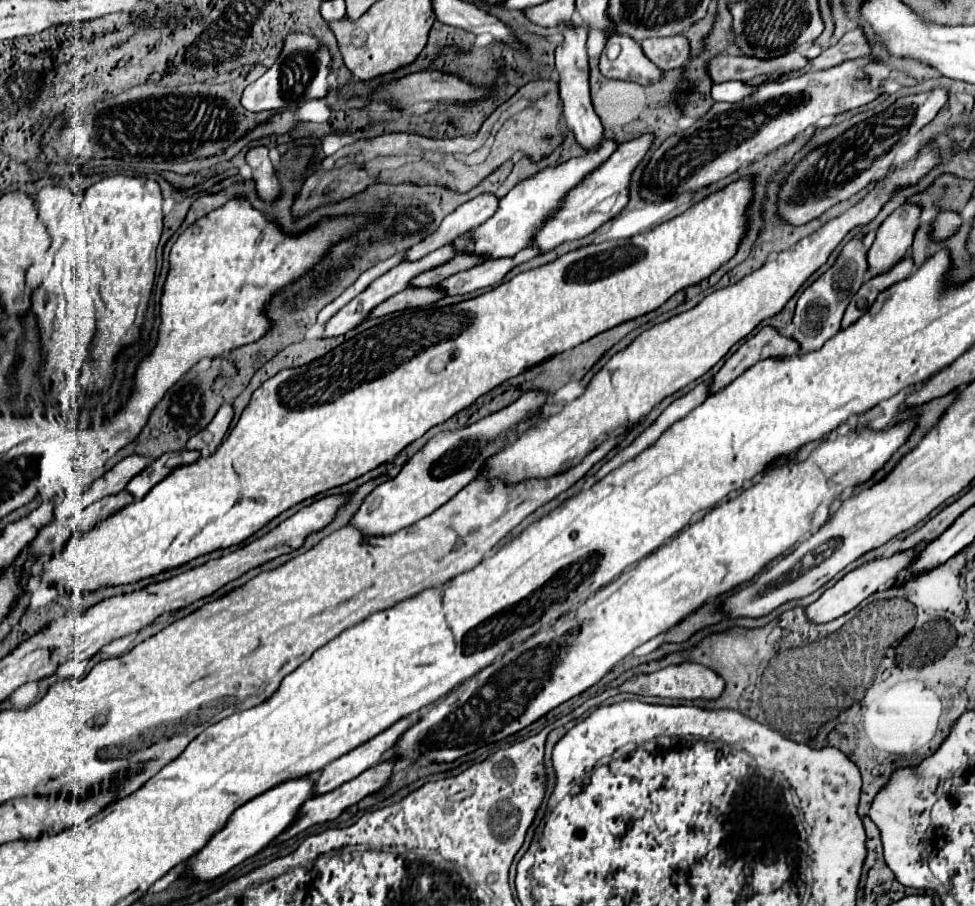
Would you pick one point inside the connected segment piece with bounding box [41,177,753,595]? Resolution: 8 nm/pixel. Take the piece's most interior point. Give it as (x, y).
(309, 429)

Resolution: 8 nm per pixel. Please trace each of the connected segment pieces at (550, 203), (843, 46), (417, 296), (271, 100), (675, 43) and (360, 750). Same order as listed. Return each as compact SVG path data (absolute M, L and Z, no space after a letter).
M605 141L599 145L599 149L583 157L569 159L563 165L537 173L535 177L531 177L531 181L523 181L521 185L515 185L515 189L511 189L505 195L505 199L499 201L499 207L493 217L489 217L477 229L469 229L467 233L455 237L453 241L455 251L465 255L477 255L483 259L513 257L517 251L521 251L531 243L533 233L545 223L545 217L549 217L557 209L561 197L565 197L565 193L569 193L569 189L573 189L573 185L577 185L581 177L585 177L585 173L591 173L597 165L601 165L601 161L605 161L615 147L617 145L613 145L613 141Z
M847 31L841 41L831 47L829 51L823 51L817 59L809 63L809 69L827 69L843 63L845 59L857 59L857 57L867 57L871 53L871 45L861 31Z
M407 287L405 291L393 295L387 301L383 301L381 305L377 305L377 309L373 309L369 313L369 319L377 319L377 317L389 315L389 313L395 313L395 311L403 311L403 309L425 307L425 305L431 305L431 303L439 301L441 297L443 295L437 293L435 287L431 287L431 289L411 289L411 287Z
M289 33L283 39L283 49L275 61L275 65L259 77L253 85L249 85L243 91L241 105L247 111L259 113L259 111L281 111L281 109L293 109L309 99L323 99L329 91L327 75L331 69L331 53L321 45L321 41L315 35L307 33Z
M683 35L677 37L655 37L641 41L643 53L661 71L671 71L681 67L689 57L689 41Z
M401 719L399 723L391 725L387 731L379 733L377 737L369 739L367 743L359 745L357 749L349 751L347 755L339 757L337 761L329 763L313 781L313 795L323 795L329 793L337 787L341 787L343 783L347 783L349 779L355 779L357 775L361 775L363 771L367 771L369 767L377 765L389 751L389 747L393 747L397 743L397 737L401 737L401 733L405 729L409 729L417 719Z

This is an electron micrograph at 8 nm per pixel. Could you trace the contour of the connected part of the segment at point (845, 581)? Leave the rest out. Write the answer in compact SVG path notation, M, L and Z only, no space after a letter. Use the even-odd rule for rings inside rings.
M911 549L911 551L905 551L905 553L897 553L897 555L893 555L893 557L881 559L881 561L865 563L863 567L859 567L859 569L847 573L841 581L837 581L831 589L827 589L815 603L811 603L811 605L805 609L807 619L813 621L815 625L819 625L819 623L827 623L827 621L833 621L833 619L837 619L837 617L849 613L849 611L855 609L863 599L867 599L867 597L873 595L875 591L885 589L887 585L891 585L891 581L893 581L897 575L901 575L903 571L907 571L917 553L919 553L919 549Z

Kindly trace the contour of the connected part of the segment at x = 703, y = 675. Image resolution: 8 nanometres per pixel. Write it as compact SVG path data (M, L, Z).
M683 663L683 665L671 665L665 667L661 671L655 671L651 675L639 675L633 677L631 681L625 681L621 687L617 689L609 689L599 697L593 697L589 701L585 701L579 709L575 709L575 717L581 717L585 711L589 711L591 707L599 705L601 701L605 701L607 697L613 697L617 693L635 693L635 695L643 695L643 697L667 697L667 699L687 699L687 701L695 701L695 699L719 699L723 695L725 689L725 681L723 677L719 677L715 671L711 671L705 665L697 665L697 663Z

